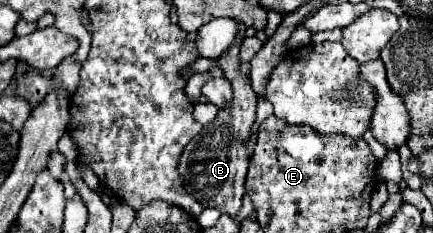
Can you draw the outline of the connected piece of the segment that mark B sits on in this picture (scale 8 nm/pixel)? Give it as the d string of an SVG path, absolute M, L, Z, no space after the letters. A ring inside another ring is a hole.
M236 21L240 25L240 41L224 57L218 59L218 67L224 71L224 77L232 83L234 97L228 107L220 109L216 119L186 145L182 157L180 157L180 175L184 177L186 191L202 203L202 207L218 207L222 213L236 217L236 213L242 207L242 197L246 193L244 189L244 177L250 163L250 153L246 149L246 141L252 137L252 125L256 121L256 93L250 85L250 77L240 73L240 45L244 41L246 25Z

